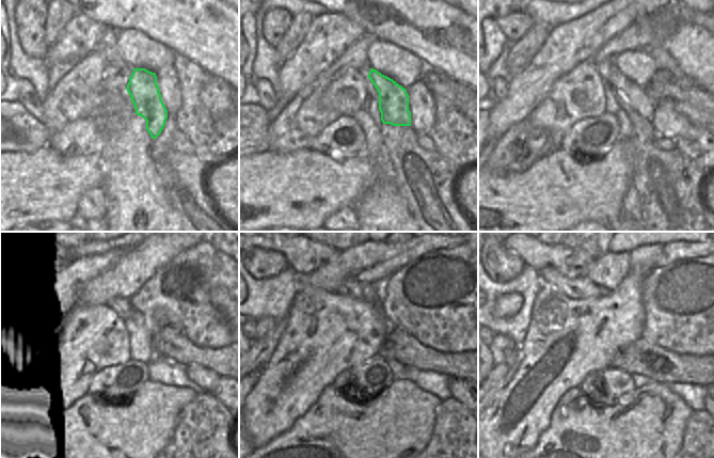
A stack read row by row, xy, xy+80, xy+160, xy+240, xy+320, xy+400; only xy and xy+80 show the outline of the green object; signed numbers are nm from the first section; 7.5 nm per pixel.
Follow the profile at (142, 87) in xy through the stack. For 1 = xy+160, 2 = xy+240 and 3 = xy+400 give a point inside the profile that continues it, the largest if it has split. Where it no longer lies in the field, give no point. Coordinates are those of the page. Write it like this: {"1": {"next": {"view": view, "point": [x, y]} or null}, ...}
{"1": {"next": {"view": "xy+160", "point": [630, 92]}}, "2": {"next": {"view": "xy+240", "point": [122, 305]}}, "3": {"next": {"view": "xy+400", "point": [573, 287]}}}

